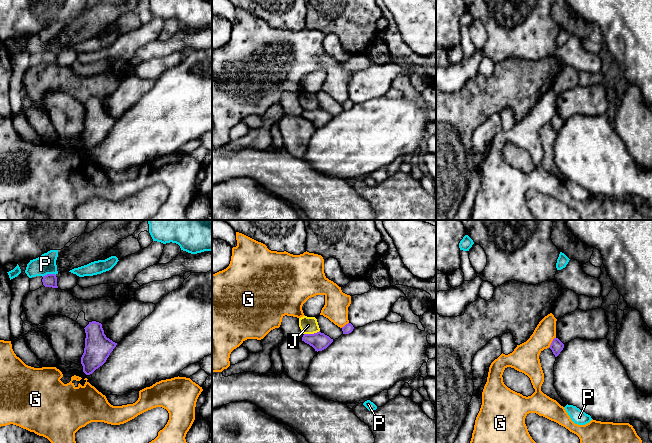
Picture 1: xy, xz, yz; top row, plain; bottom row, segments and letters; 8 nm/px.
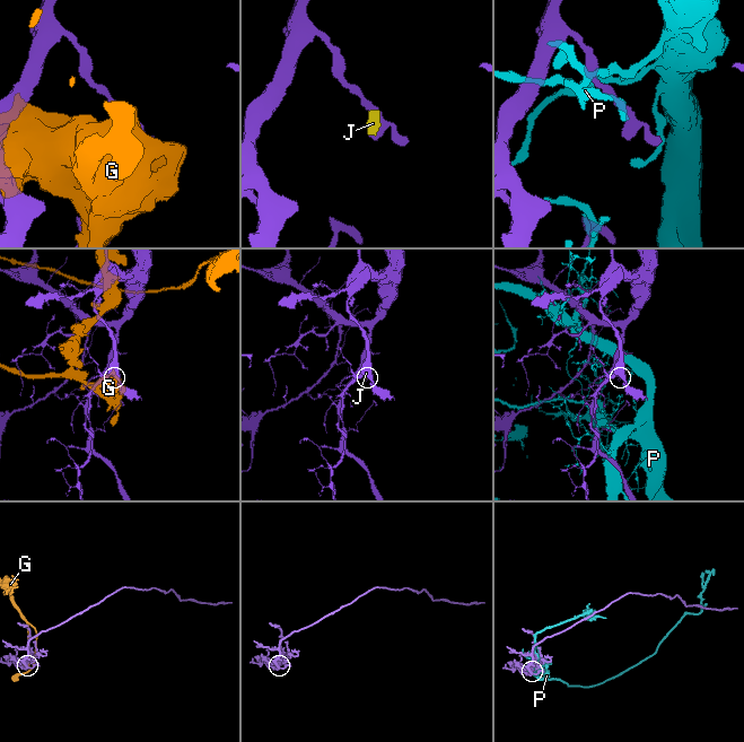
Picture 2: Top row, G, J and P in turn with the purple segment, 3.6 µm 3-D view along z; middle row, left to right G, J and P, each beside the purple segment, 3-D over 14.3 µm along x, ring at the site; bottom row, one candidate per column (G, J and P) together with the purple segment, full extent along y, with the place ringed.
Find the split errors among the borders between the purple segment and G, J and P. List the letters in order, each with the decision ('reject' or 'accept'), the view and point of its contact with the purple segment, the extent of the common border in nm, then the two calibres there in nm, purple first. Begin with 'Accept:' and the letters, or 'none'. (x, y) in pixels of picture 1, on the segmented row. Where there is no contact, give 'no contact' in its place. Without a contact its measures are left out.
Accept: none
G: reject; meets purple in yz at (552, 342); contact 110 nm long; 100 nm thick on the purple side, 220 nm on the other
J: reject; meets purple in xz at (311, 334); contact 130 nm long; 150 nm thick on the purple side, 140 nm on the other
P: reject; meets purple in xy at (48, 274); contact 110 nm long; 110 nm thick on the purple side, 160 nm on the other

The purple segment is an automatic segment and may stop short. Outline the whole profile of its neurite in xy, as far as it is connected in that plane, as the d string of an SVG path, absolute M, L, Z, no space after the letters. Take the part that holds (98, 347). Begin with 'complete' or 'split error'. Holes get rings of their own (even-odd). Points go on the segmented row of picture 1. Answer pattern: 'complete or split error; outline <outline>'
complete; outline M89 322L84 329L86 338L81 364L83 372L90 375L106 362L117 343L106 337L99 322Z

